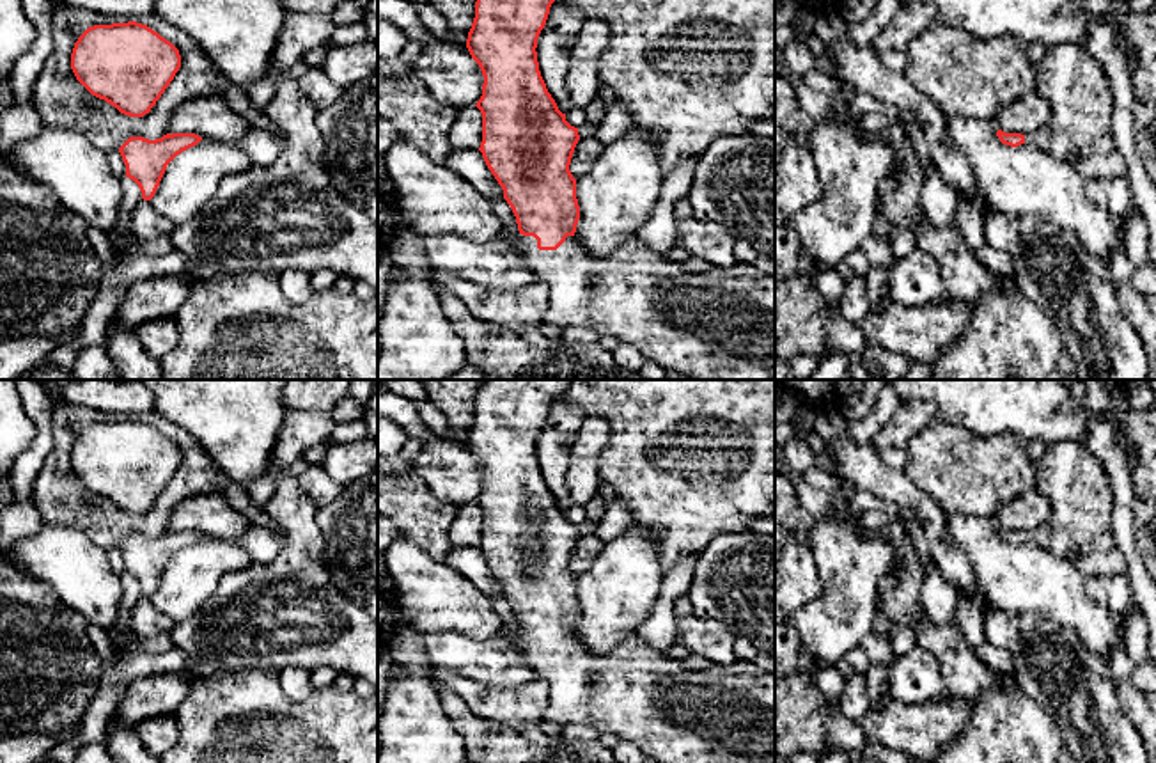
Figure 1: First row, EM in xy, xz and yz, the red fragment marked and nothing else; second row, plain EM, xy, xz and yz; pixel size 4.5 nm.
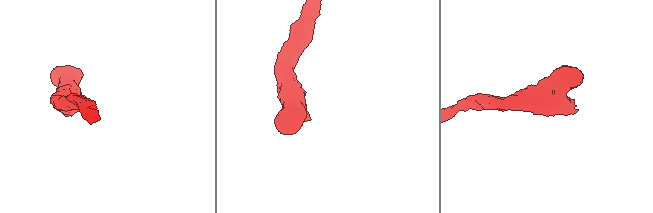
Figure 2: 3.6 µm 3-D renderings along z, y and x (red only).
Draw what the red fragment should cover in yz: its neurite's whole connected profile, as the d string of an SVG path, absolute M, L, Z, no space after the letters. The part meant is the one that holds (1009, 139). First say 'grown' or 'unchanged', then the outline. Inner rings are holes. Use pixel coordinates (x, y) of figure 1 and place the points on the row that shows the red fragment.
grown; M1067 43L1048 50L1039 62L1037 92L1050 103L1050 121L1032 135L998 130L1002 144L1028 142L1073 163L1083 179L1126 176L1126 161L1113 140L1110 80L1085 48Z

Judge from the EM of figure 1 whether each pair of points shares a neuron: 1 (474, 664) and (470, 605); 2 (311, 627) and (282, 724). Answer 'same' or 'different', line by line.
1: different
2: different

